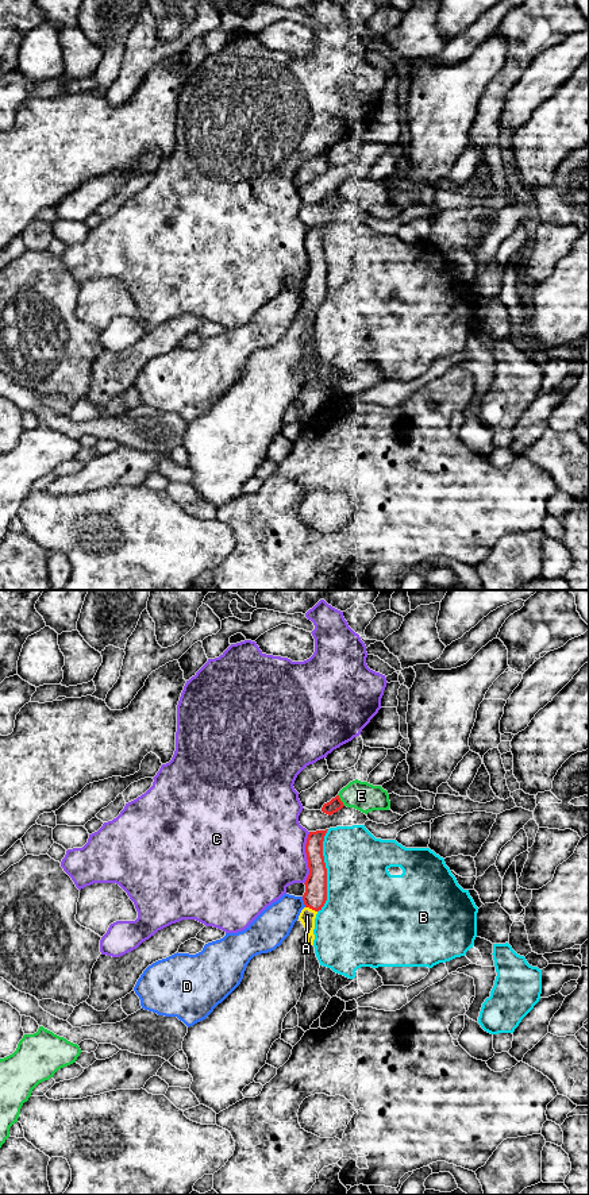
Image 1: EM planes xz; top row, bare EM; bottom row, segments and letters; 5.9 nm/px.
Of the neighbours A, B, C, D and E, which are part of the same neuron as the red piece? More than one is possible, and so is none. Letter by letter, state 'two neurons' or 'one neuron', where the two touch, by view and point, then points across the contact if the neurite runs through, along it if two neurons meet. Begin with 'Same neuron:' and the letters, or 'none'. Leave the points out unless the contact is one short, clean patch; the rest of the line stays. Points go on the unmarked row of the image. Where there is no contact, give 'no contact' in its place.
Same neuron: A
A: one neuron; contact xz (311, 303); way xz (315, 290), (311, 303), (307, 311)
B: two neurons; contact xz (326, 266)
C: two neurons; contact xz (307, 253)
D: two neurons; contact xz (304, 297); border xz (301, 292), (305, 301)
E: two neurons; contact xz (339, 195)

